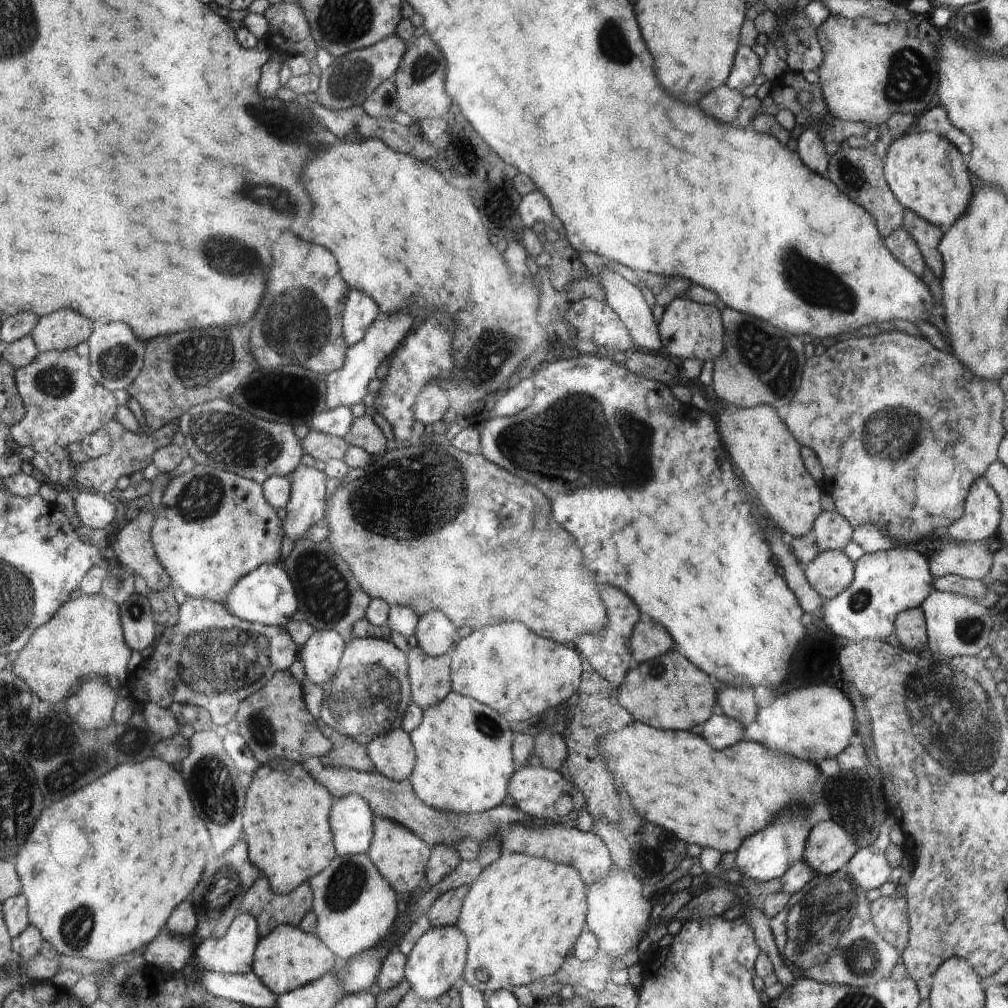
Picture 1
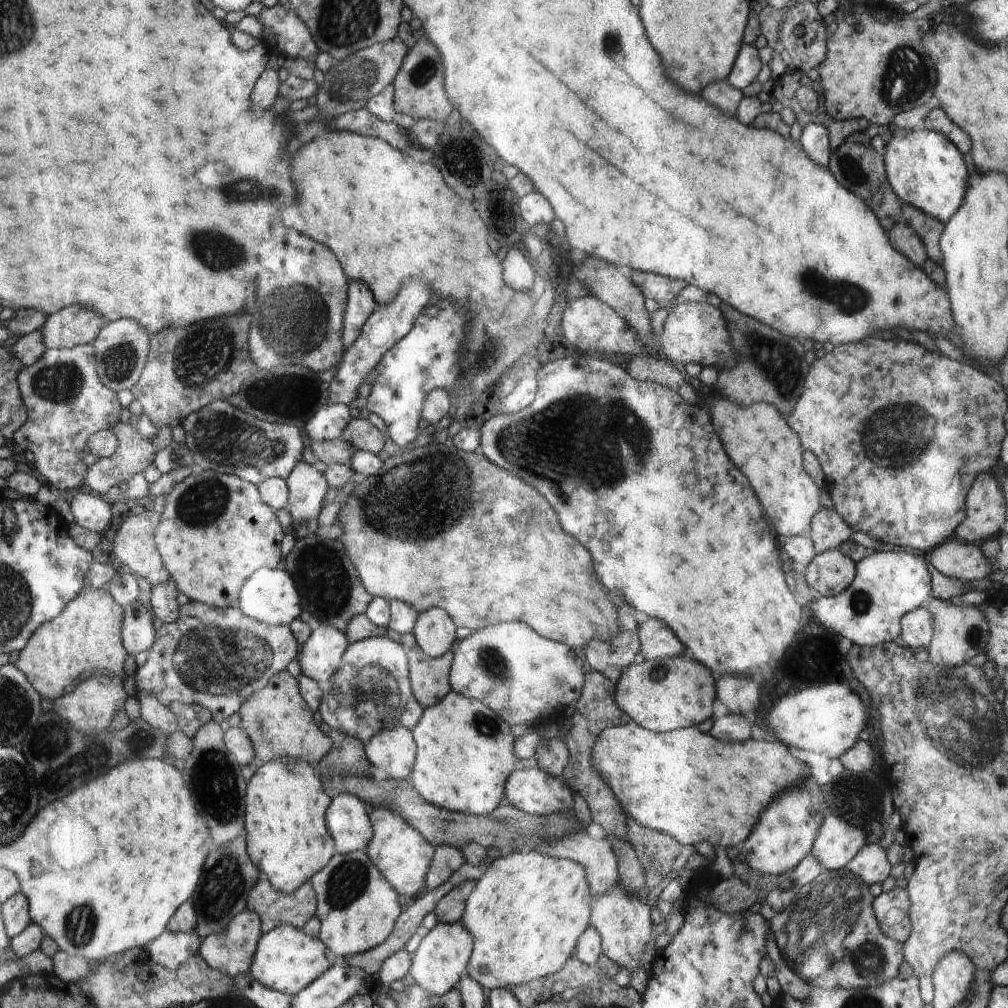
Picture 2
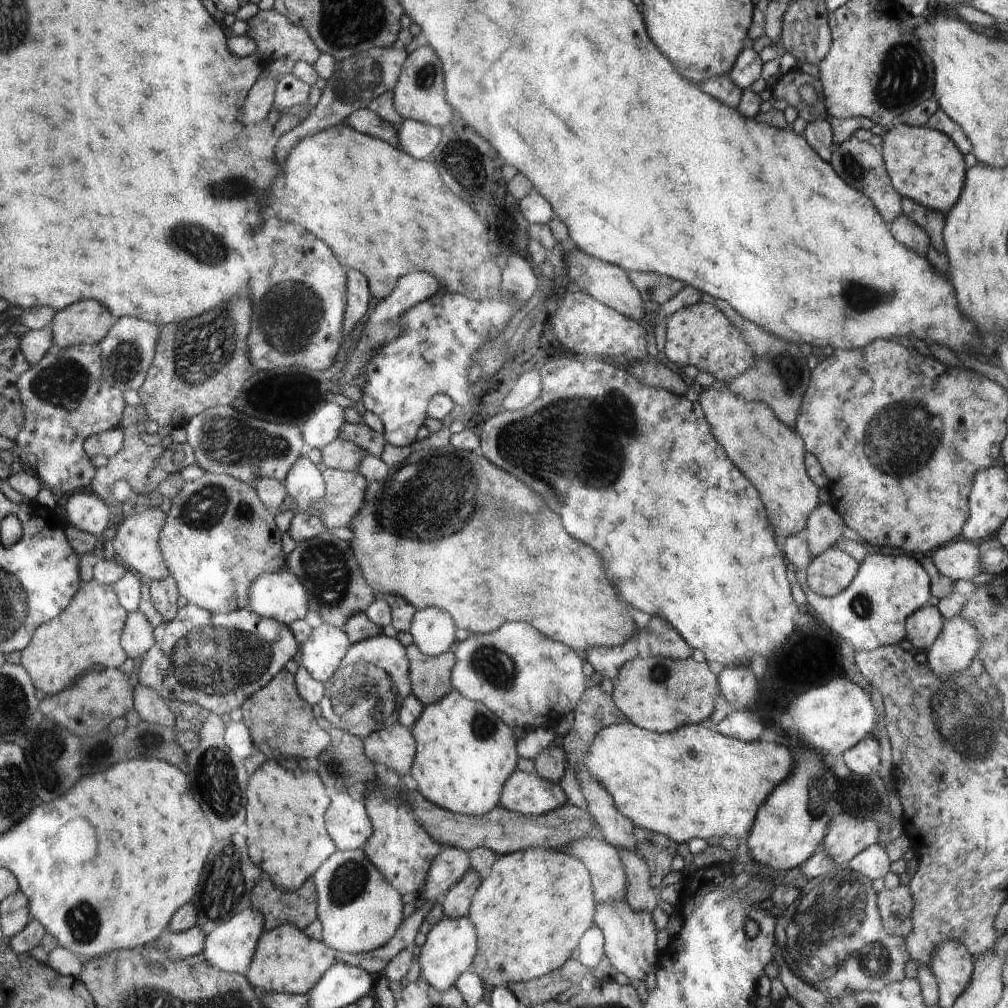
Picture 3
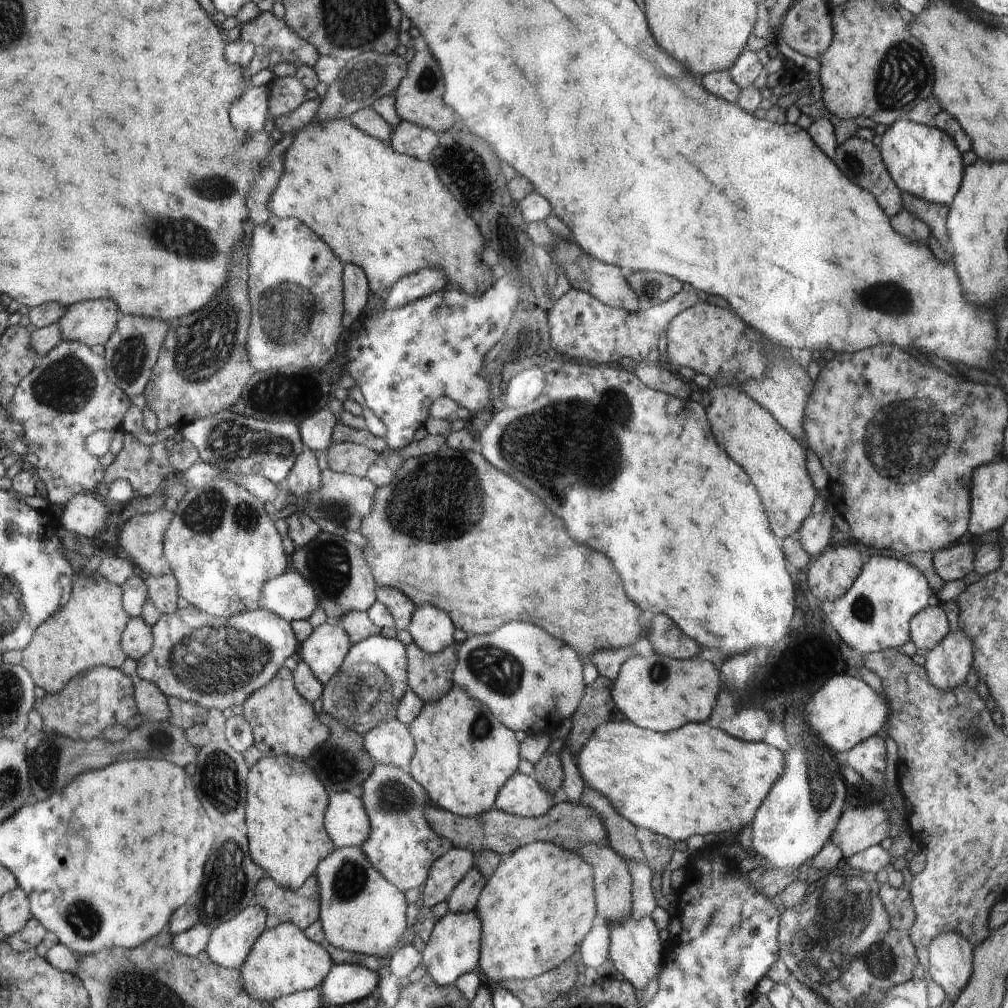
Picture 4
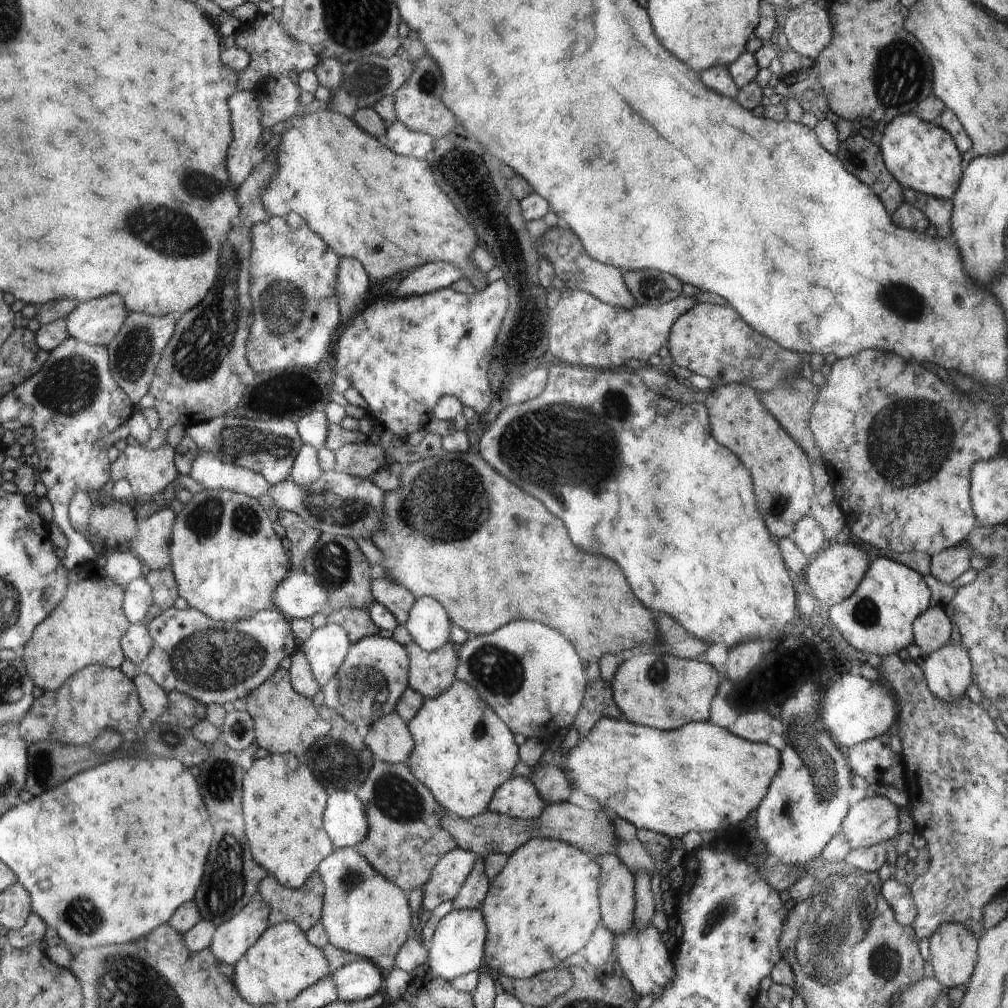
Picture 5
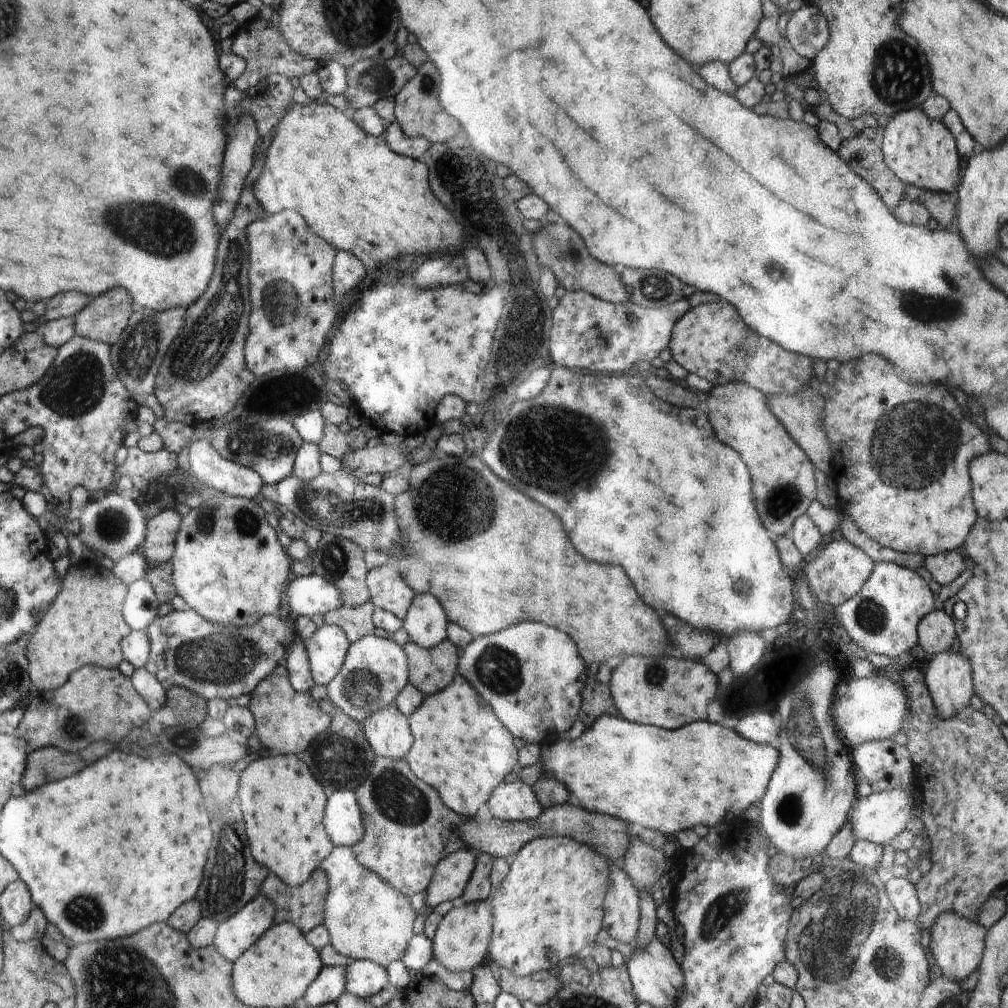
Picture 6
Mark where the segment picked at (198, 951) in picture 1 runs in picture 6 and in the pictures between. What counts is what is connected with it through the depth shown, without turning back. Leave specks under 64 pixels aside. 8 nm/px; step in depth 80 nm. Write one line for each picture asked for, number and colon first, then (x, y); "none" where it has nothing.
2: (231, 952)
3: (230, 947)
4: (229, 944)
5: (231, 940)
6: (236, 935)

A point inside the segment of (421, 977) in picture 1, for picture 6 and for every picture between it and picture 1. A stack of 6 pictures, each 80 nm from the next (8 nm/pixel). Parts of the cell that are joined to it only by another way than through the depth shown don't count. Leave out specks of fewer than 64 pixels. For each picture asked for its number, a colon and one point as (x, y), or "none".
2: (442, 958)
3: (450, 949)
4: (453, 949)
5: (457, 947)
6: (461, 940)

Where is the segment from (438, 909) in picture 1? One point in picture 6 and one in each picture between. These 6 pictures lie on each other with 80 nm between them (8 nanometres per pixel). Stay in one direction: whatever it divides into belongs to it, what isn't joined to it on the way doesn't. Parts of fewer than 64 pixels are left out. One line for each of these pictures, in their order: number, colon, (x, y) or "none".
2: (450, 909)
3: (457, 901)
4: (463, 898)
5: (472, 894)
6: (479, 888)

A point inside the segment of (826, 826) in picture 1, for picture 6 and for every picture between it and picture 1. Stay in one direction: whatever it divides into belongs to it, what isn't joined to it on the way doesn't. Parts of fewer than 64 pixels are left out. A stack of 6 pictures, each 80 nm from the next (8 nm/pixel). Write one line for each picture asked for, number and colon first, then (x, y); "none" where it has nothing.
2: (837, 842)
3: (847, 836)
4: (859, 828)
5: (872, 821)
6: (880, 817)

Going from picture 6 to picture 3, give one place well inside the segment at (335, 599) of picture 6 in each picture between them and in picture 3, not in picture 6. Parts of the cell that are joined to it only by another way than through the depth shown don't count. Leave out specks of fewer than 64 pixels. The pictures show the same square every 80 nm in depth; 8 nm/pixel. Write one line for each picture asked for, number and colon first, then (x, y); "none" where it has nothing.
3: (280, 595)
4: (291, 596)
5: (301, 596)

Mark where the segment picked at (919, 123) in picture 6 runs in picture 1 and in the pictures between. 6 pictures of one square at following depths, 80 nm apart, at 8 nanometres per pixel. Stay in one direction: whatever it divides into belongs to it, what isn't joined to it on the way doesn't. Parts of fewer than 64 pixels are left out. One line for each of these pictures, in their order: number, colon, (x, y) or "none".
1: (926, 174)
2: (926, 172)
3: (923, 164)
4: (923, 161)
5: (922, 156)

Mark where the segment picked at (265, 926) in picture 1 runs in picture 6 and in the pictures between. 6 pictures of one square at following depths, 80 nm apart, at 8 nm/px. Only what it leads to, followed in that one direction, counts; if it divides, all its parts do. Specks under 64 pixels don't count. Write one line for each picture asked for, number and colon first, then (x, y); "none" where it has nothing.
2: (275, 908)
3: (300, 907)
4: (301, 906)
5: (305, 906)
6: (304, 905)

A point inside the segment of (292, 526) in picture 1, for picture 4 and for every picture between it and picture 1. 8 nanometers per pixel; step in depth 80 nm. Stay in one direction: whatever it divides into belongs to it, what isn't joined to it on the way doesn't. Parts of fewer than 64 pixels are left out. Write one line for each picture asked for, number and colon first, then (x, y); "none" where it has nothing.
2: (307, 488)
3: (305, 484)
4: (305, 476)

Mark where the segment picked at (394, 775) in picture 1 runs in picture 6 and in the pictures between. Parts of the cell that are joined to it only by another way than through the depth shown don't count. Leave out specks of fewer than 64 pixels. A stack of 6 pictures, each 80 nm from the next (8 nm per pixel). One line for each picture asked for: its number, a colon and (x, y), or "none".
2: (394, 751)
3: (395, 747)
4: (392, 743)
5: (389, 738)
6: (388, 731)

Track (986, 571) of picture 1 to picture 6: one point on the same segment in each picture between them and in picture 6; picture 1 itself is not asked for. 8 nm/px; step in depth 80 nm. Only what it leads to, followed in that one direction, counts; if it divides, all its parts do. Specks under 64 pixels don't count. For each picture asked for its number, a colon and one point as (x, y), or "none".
2: (966, 561)
3: (959, 560)
4: (954, 562)
5: (949, 564)
6: (944, 567)

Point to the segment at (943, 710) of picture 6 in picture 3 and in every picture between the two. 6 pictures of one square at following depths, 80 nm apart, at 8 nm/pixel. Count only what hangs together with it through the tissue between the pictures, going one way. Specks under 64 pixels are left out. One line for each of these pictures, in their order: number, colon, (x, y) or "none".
3: (953, 651)
4: (950, 661)
5: (948, 674)

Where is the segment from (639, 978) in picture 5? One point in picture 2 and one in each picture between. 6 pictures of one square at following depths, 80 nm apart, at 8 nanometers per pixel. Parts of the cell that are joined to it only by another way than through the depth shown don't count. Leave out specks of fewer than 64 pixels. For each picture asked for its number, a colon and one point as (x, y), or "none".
2: (623, 922)
3: (630, 937)
4: (635, 949)

